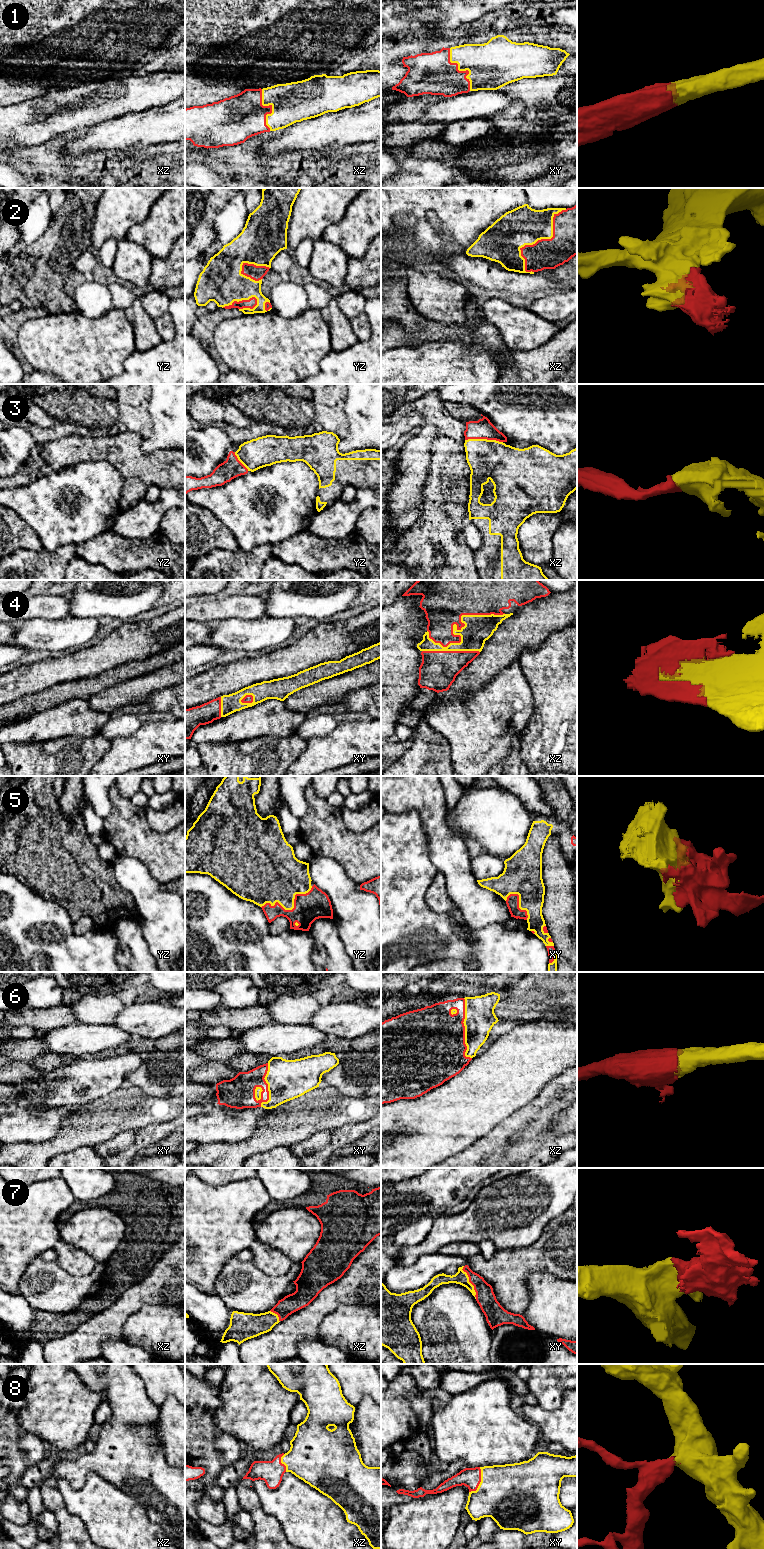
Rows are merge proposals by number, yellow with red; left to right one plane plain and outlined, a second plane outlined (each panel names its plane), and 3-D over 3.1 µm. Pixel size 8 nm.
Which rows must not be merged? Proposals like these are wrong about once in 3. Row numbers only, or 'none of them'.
none of them

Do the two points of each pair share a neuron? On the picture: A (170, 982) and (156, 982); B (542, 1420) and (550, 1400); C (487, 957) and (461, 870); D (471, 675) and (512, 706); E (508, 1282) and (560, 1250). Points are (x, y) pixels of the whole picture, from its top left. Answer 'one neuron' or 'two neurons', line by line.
A: one neuron
B: two neurons
C: two neurons
D: two neurons
E: one neuron

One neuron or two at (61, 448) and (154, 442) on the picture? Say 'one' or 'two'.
two

